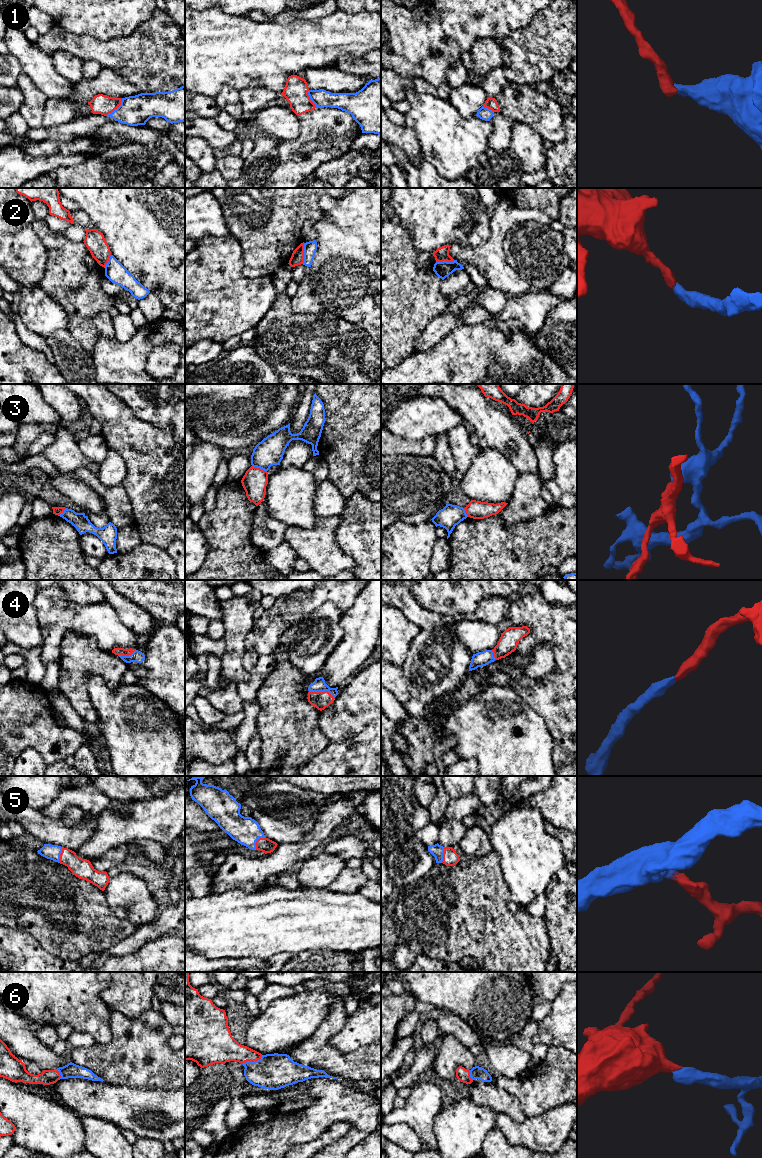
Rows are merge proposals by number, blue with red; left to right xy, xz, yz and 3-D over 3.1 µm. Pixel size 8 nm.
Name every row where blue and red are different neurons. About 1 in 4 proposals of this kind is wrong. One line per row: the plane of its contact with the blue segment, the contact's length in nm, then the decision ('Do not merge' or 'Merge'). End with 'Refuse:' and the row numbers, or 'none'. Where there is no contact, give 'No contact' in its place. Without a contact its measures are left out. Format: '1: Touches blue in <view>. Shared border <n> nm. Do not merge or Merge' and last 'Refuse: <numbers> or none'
1: Touches blue in xy. Shared border 190 nm. Do not merge
2: Touches blue in xz. Shared border 170 nm. Do not merge
3: Touches blue in xz. Shared border 130 nm. Do not merge
4: Touches blue in xz. Shared border 220 nm. Merge
5: Touches blue in xz. Shared border 140 nm. Merge
6: Touches blue in xz. Shared border 180 nm. Merge
Refuse: 1, 2, 3

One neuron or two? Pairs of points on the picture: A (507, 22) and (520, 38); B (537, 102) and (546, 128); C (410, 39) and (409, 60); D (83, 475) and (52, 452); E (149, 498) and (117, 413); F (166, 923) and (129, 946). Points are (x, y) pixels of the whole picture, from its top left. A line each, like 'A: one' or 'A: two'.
A: two
B: one
C: one
D: two
E: one
F: one

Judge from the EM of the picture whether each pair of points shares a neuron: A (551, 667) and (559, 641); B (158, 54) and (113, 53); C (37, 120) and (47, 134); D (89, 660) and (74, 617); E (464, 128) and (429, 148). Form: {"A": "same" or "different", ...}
{"A": "different", "B": "same", "C": "different", "D": "different", "E": "same"}

